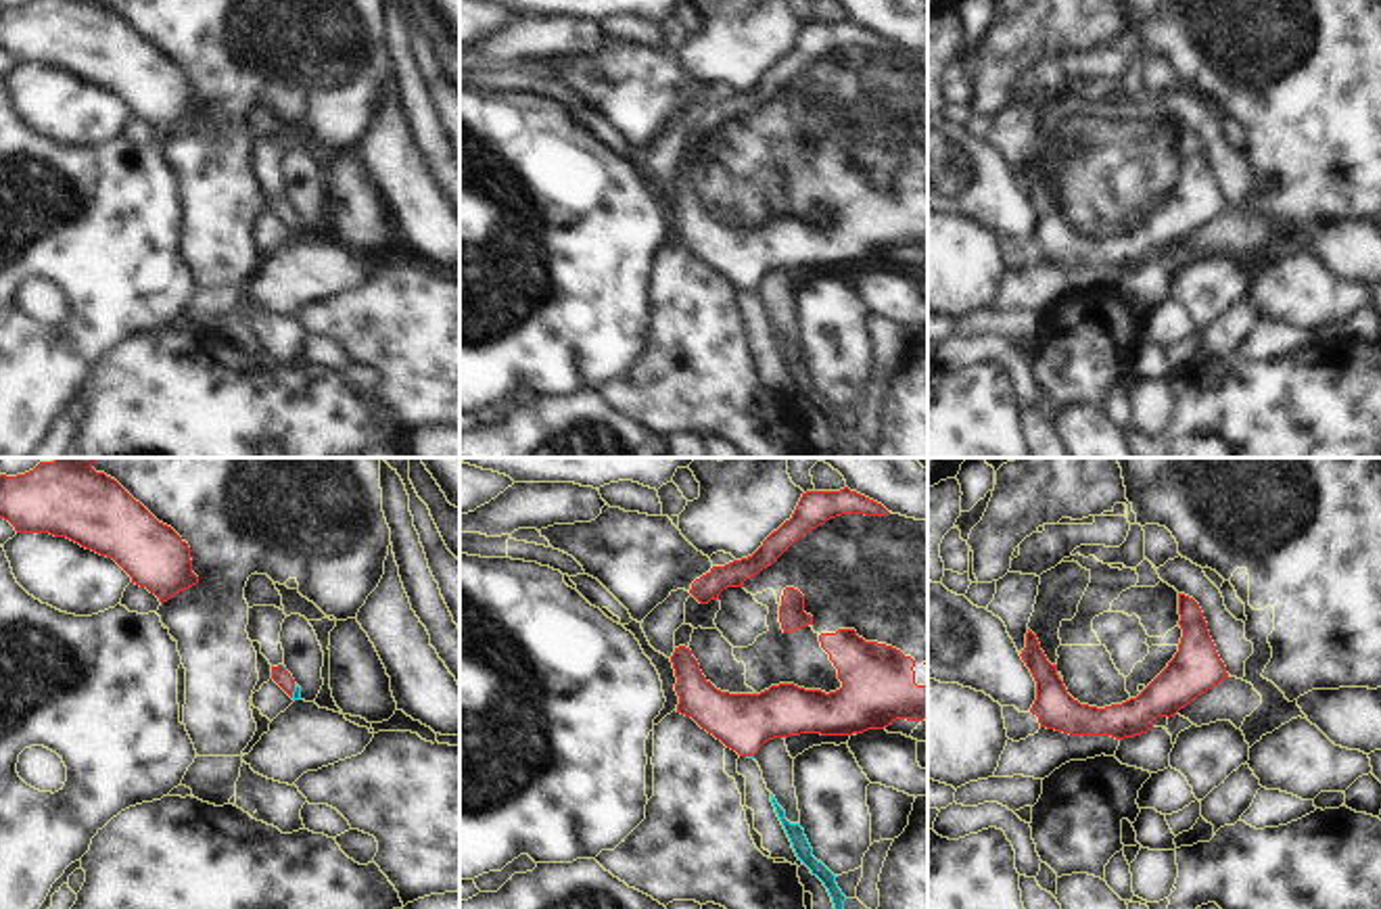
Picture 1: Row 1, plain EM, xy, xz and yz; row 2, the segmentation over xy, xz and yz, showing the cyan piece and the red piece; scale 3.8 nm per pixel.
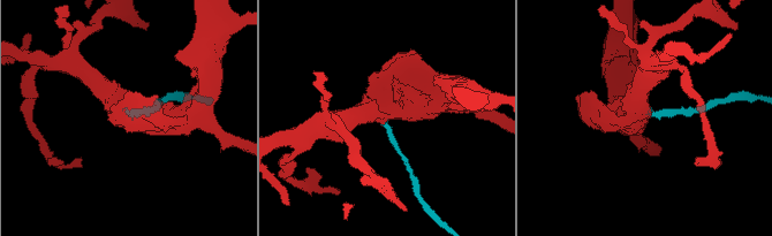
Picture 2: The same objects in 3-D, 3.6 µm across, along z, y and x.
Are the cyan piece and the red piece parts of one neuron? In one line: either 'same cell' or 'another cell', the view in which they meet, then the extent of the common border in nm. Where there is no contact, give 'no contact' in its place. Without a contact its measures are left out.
same cell | xy | 60 nm

